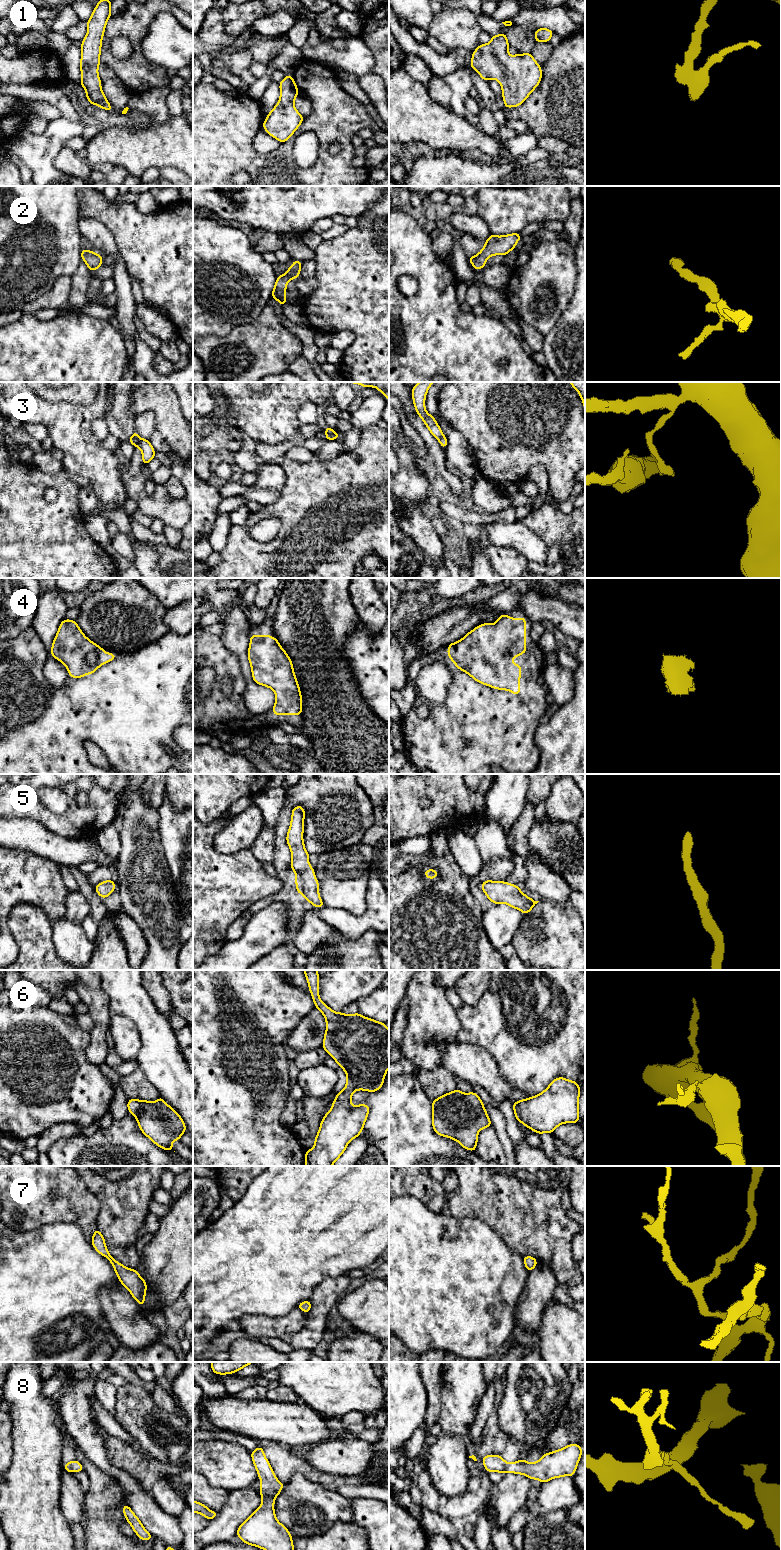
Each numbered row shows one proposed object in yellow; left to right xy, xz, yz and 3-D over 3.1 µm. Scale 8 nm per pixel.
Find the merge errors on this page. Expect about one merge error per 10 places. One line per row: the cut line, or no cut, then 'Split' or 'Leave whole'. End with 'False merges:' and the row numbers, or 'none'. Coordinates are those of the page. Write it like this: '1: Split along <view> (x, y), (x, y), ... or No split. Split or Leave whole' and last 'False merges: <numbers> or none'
1: No split. Leave whole
2: No split. Leave whole
3: Split along yz (443, 435), (439, 440). Split
4: No split. Leave whole
5: No split. Leave whole
6: No split. Leave whole
7: No split. Leave whole
8: No split. Leave whole
False merges: 3

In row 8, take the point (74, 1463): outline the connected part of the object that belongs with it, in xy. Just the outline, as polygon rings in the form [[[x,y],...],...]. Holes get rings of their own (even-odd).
[[[76,1459],[66,1463],[63,1468],[70,1473],[84,1471],[83,1466]]]

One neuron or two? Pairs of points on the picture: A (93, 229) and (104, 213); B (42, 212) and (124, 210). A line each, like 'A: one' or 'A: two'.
A: two
B: two

